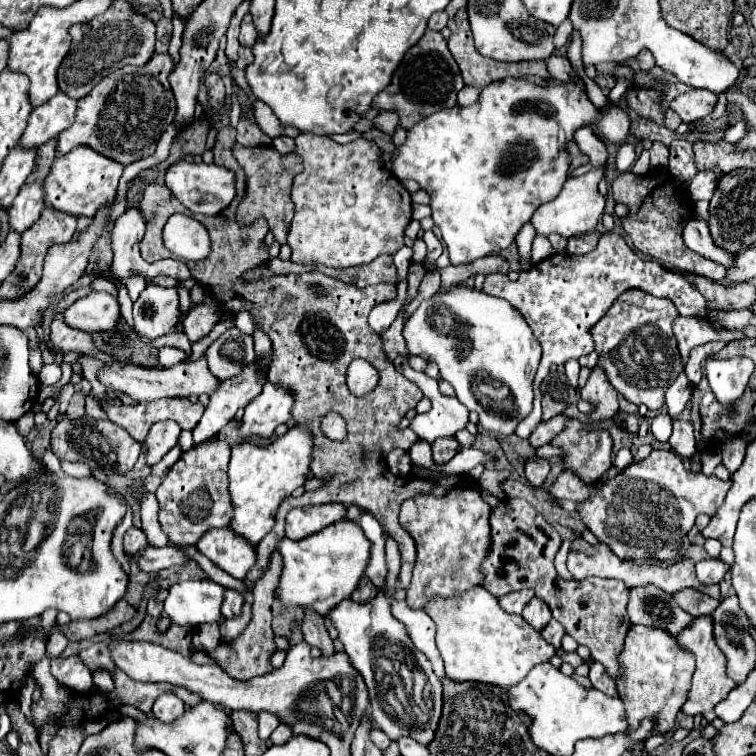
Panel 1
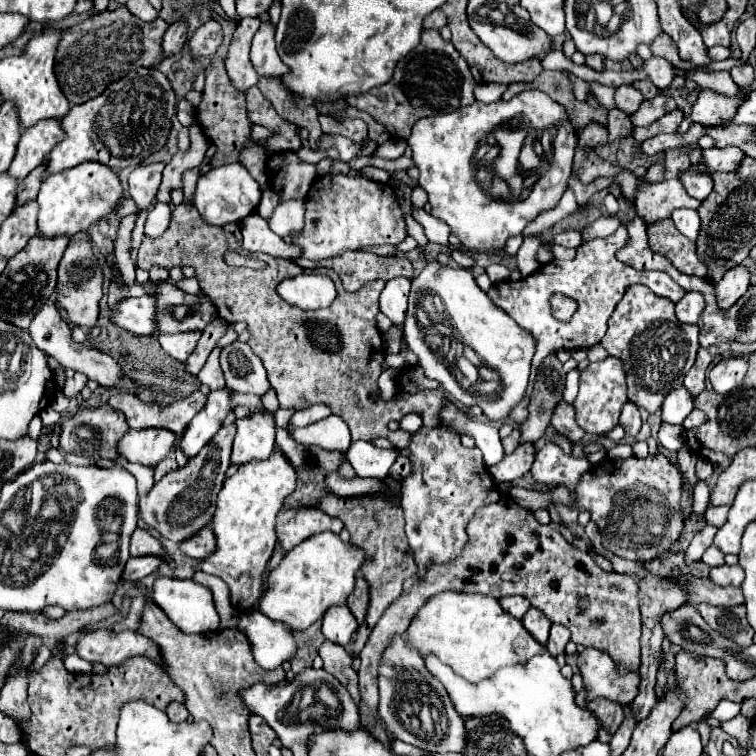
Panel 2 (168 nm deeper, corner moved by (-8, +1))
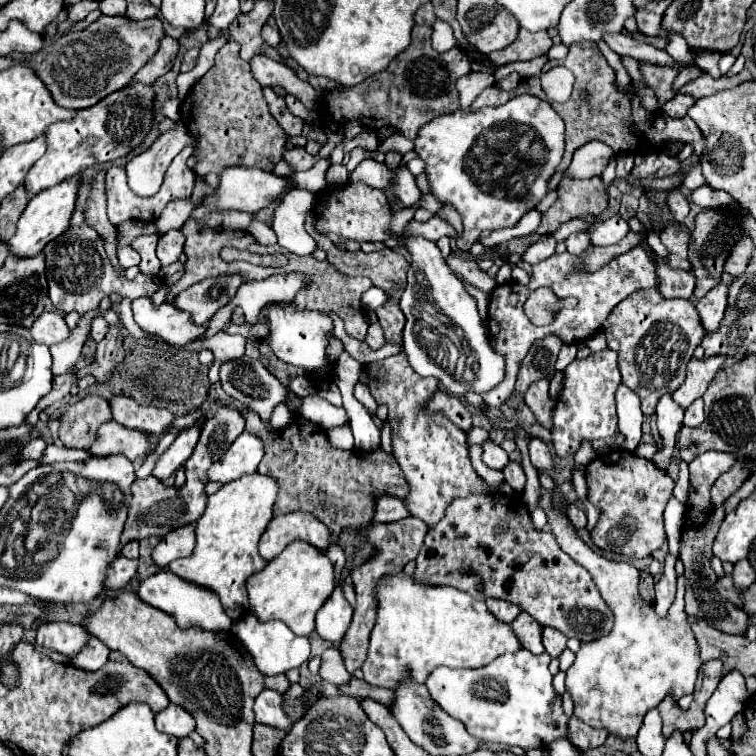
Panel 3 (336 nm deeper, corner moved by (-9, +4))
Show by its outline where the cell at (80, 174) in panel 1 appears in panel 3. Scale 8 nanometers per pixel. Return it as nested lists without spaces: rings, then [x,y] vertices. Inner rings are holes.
[[[73,177],[73,179],[63,181],[61,185],[55,185],[51,189],[45,189],[43,193],[37,193],[35,197],[31,197],[31,201],[25,207],[25,211],[19,217],[17,233],[11,237],[11,241],[7,241],[9,253],[15,255],[15,257],[35,257],[37,253],[41,253],[41,249],[49,241],[59,237],[69,227],[71,213],[75,209],[77,189],[79,189],[79,179]]]

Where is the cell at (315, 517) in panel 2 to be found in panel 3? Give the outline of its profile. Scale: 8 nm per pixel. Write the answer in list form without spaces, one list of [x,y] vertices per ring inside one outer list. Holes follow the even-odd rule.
[[[287,513],[273,517],[261,535],[259,555],[261,559],[271,561],[293,541],[305,541],[317,549],[325,549],[329,545],[329,529],[321,521],[315,521],[311,513]]]

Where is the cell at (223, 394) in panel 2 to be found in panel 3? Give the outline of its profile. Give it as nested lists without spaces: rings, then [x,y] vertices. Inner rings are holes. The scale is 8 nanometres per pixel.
[[[187,427],[187,429],[181,429],[177,439],[173,441],[173,445],[163,451],[155,463],[155,469],[153,469],[153,477],[157,477],[159,481],[165,481],[169,479],[193,453],[195,445],[197,445],[197,439],[199,439],[199,427]]]

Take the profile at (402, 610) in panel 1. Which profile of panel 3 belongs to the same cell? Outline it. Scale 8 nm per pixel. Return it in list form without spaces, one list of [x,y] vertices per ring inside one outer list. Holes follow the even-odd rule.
[[[519,649],[515,653],[505,653],[491,661],[485,667],[479,669],[451,669],[451,667],[439,667],[431,677],[427,677],[425,685],[429,689],[431,699],[451,717],[465,723],[467,731],[481,739],[481,741],[493,741],[493,743],[505,743],[505,745],[519,745],[523,749],[533,747],[547,747],[553,739],[565,739],[567,733],[567,717],[561,709],[561,699],[553,693],[553,675],[549,673],[549,661],[547,653],[533,655],[527,649]]]

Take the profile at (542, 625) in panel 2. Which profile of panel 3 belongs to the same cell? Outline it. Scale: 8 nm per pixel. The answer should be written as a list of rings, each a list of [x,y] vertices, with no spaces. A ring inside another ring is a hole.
[[[519,613],[517,619],[511,623],[511,629],[521,641],[521,645],[529,649],[533,655],[541,655],[545,651],[541,643],[541,625],[537,625],[537,621],[531,615]]]

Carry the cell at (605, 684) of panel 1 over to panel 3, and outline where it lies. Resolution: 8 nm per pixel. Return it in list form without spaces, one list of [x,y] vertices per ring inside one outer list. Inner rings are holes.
[[[575,715],[567,723],[567,741],[579,751],[597,749],[605,743],[605,739],[607,739],[607,731],[591,729],[589,725],[583,725],[583,721],[579,721]]]

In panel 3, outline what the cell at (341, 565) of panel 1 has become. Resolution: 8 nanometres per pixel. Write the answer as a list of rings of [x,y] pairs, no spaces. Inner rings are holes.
[[[297,541],[289,543],[281,555],[271,559],[259,573],[253,573],[247,579],[249,593],[249,613],[259,621],[279,619],[295,635],[309,637],[315,631],[315,613],[333,593],[333,565],[327,555],[321,555],[319,549]]]

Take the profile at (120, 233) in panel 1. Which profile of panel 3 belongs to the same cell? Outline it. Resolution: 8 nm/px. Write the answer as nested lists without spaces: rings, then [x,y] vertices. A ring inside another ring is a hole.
[[[175,121],[175,127],[161,133],[149,149],[129,159],[127,177],[131,190],[139,197],[155,195],[159,191],[159,185],[163,183],[167,165],[171,165],[177,153],[193,143],[195,139],[187,133],[183,123]]]

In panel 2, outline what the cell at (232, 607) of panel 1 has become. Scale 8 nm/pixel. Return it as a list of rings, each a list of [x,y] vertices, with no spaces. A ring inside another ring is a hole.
[[[278,448],[268,460],[252,460],[242,464],[234,476],[226,478],[224,488],[218,494],[218,508],[212,520],[218,548],[212,556],[204,558],[200,570],[214,574],[228,584],[230,600],[236,612],[252,610],[260,596],[262,570],[268,564],[276,544],[276,514],[280,512],[286,496],[294,492],[296,478],[296,468],[284,456],[282,448]]]

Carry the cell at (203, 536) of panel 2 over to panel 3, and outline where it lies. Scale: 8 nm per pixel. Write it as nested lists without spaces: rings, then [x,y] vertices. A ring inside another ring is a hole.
[[[183,525],[179,529],[173,529],[167,533],[151,553],[151,559],[157,567],[169,565],[169,561],[175,561],[179,557],[187,557],[195,547],[195,527]]]

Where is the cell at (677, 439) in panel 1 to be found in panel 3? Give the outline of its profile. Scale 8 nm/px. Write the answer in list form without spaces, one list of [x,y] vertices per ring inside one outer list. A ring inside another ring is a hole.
[[[697,399],[697,401],[693,401],[687,409],[685,409],[685,419],[683,419],[683,425],[687,425],[687,427],[697,427],[697,425],[701,425],[703,423],[703,401],[701,399]]]

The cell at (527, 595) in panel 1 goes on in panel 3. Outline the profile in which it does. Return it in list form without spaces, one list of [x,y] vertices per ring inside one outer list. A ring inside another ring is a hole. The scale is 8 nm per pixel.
[[[487,599],[485,605],[487,605],[487,609],[495,615],[495,619],[501,621],[501,623],[511,623],[511,621],[521,613],[521,609],[519,609],[517,605],[511,605],[511,603],[507,603],[507,601]]]

